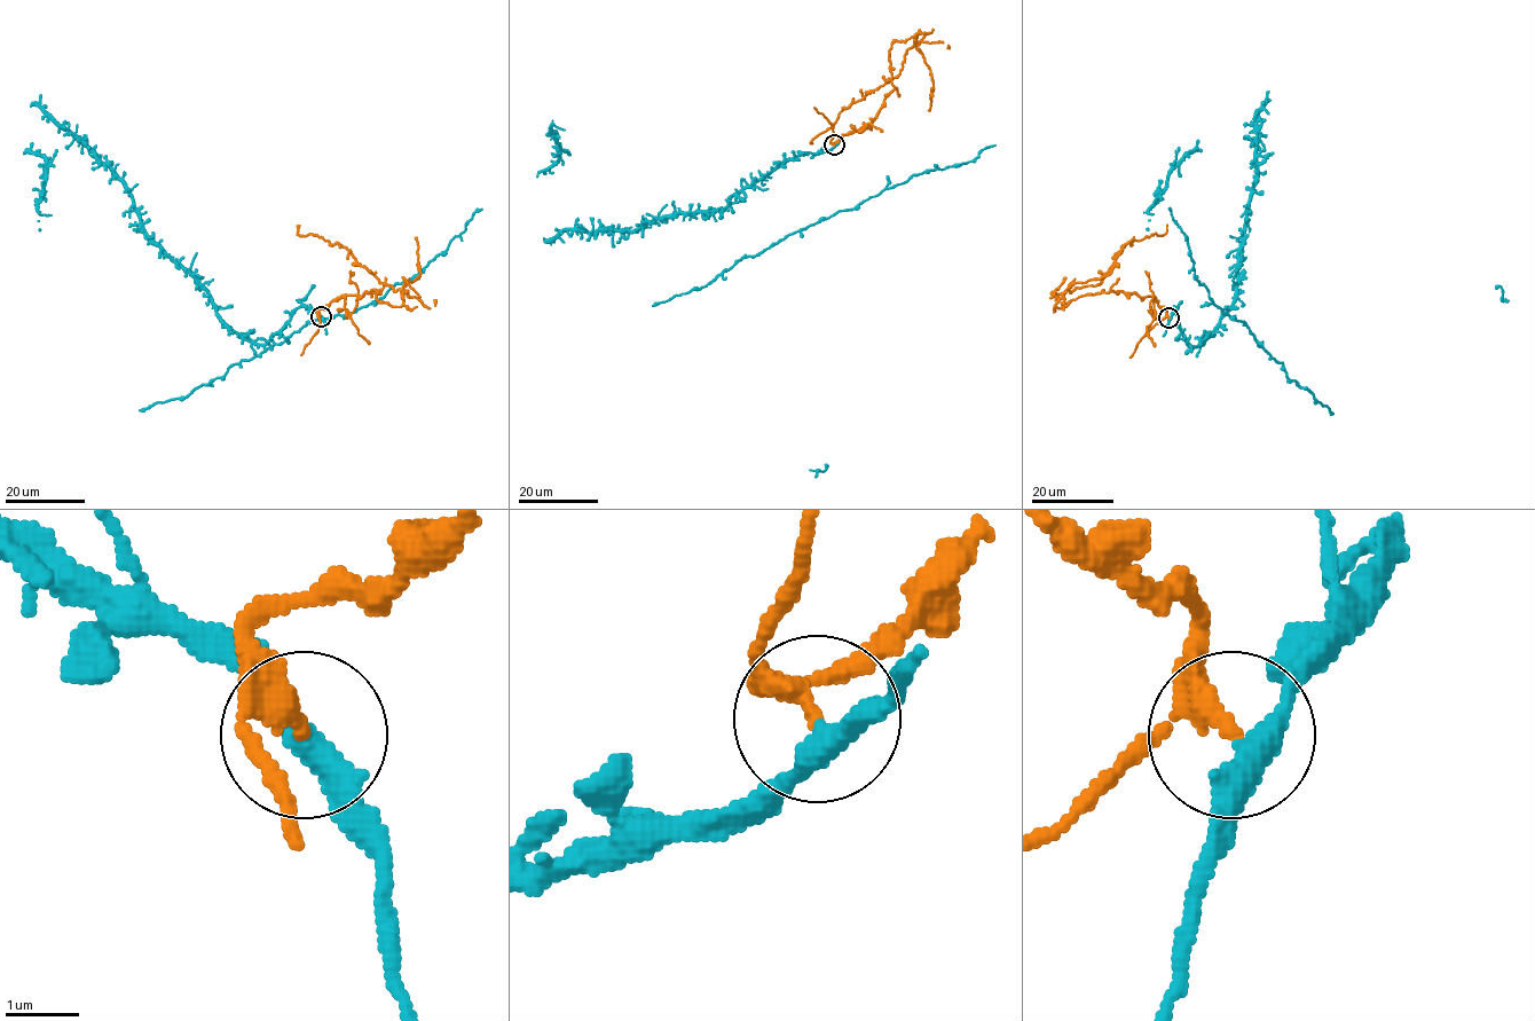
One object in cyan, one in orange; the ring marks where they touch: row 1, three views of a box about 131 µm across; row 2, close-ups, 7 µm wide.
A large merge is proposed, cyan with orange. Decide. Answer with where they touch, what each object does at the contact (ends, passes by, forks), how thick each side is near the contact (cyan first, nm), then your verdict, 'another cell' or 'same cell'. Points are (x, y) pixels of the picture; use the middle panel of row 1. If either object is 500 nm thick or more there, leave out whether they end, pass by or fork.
(834, 144) | cyan passes by | orange passes by | 340/240 nm | another cell

